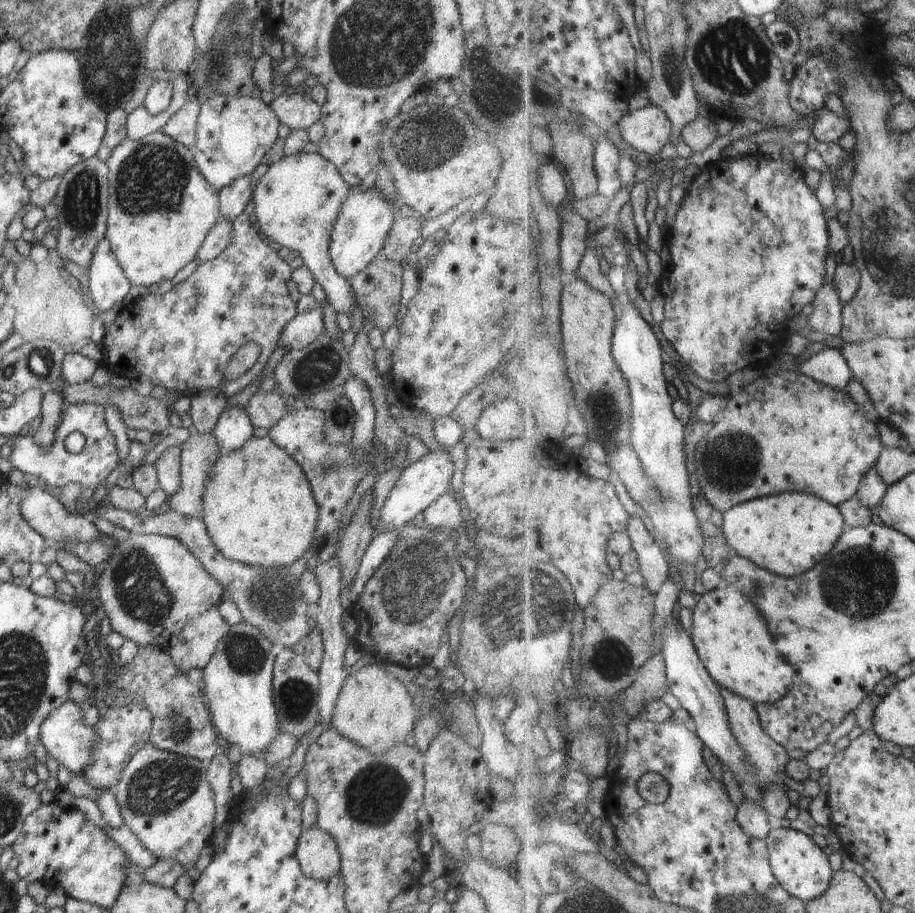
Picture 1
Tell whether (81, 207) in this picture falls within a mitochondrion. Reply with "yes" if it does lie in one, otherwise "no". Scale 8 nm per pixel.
yes

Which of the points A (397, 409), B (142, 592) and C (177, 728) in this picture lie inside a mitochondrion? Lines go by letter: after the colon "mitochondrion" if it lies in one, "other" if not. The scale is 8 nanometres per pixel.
A: other
B: mitochondrion
C: mitochondrion

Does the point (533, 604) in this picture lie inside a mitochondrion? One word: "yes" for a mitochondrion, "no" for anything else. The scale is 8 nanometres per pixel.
yes

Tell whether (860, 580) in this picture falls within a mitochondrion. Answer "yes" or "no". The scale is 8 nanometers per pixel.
yes

